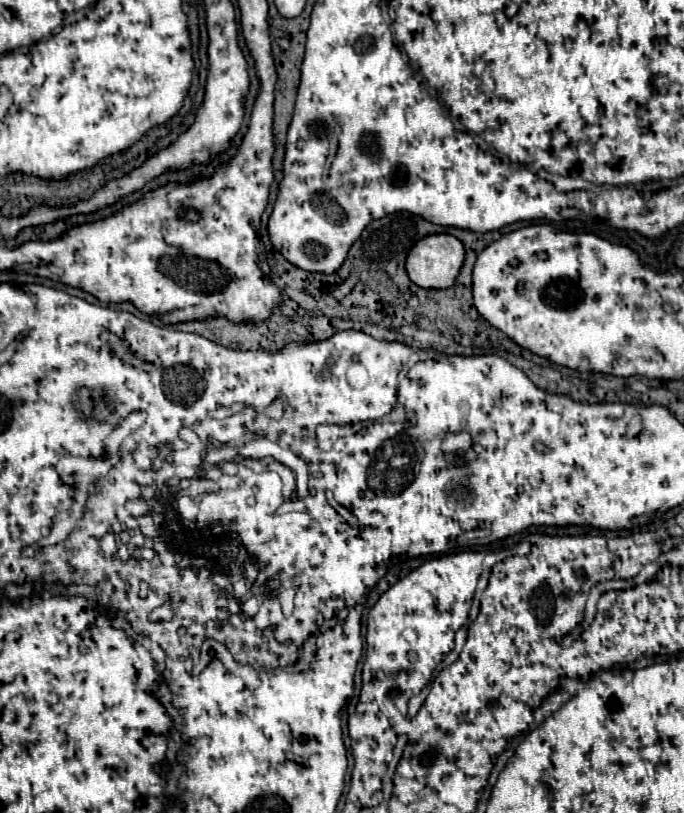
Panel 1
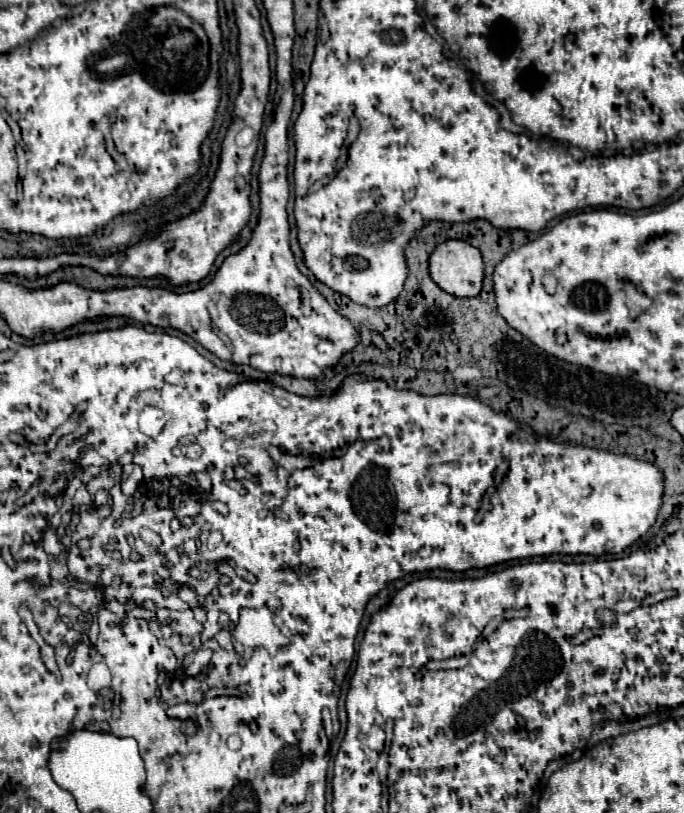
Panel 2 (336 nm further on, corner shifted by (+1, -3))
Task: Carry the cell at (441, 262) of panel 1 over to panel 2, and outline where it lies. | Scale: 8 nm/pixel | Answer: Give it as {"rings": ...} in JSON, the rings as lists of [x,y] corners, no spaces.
{"rings":[[[444,241],[430,255],[432,281],[456,297],[472,297],[482,289],[484,263],[476,247],[466,241]]]}

